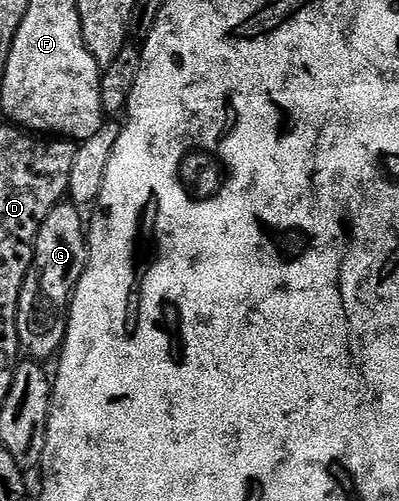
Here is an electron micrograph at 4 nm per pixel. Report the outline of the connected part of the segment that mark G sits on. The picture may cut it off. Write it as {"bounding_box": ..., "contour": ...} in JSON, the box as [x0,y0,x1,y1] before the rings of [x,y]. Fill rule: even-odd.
{"bounding_box":[17,202,89,362],"contour":[[[58,202],[42,222],[33,244],[33,266],[21,287],[17,329],[21,352],[38,362],[60,353],[69,325],[69,302],[89,260],[87,220],[81,217],[81,212],[82,209],[72,202]]]}

